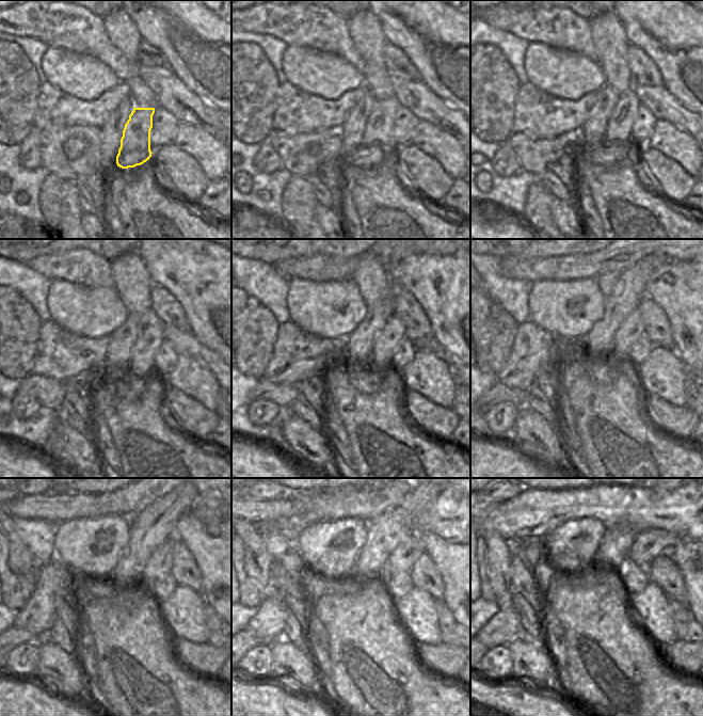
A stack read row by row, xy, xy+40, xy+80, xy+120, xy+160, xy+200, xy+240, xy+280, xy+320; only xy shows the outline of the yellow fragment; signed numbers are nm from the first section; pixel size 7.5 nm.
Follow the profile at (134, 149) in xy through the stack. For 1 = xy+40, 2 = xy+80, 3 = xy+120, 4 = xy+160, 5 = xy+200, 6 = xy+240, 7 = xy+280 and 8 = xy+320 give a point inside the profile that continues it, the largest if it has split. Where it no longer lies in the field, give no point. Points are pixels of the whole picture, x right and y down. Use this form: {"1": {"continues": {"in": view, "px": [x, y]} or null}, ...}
{"1": {"continues": {"in": "xy+40", "px": [379, 125]}}, "2": {"continues": {"in": "xy+80", "px": [620, 124]}}, "3": {"continues": {"in": "xy+120", "px": [142, 361]}}, "4": {"continues": {"in": "xy+160", "px": [385, 344]}}, "5": {"continues": {"in": "xy+200", "px": [632, 329]}}, "6": {"continues": {"in": "xy+240", "px": [159, 565]}}, "7": {"continues": {"in": "xy+280", "px": [402, 558]}}, "8": {"continues": {"in": "xy+320", "px": [640, 555]}}}

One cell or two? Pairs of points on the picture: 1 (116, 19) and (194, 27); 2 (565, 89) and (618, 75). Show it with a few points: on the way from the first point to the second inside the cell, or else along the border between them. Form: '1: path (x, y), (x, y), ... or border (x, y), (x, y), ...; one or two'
1: border (124, 11), (134, 24), (142, 38); two
2: border (597, 63), (604, 73), (605, 83); two

